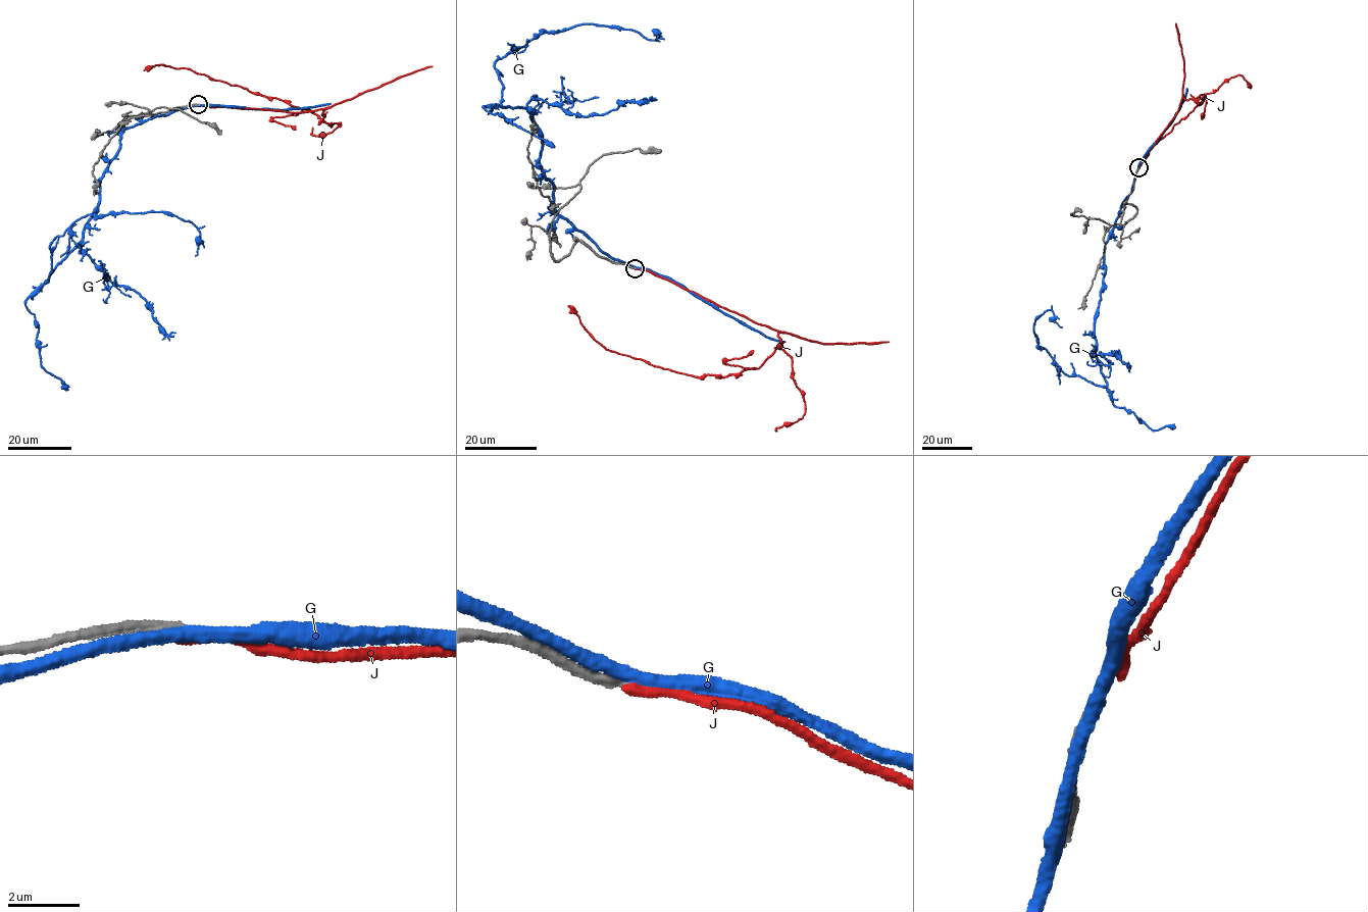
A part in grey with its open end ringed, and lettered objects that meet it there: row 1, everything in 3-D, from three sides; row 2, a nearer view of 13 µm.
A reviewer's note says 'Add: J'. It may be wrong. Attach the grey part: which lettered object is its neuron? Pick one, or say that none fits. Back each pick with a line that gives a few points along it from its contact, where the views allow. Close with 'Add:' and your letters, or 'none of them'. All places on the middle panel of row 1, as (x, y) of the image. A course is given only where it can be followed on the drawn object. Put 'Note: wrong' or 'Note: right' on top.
Note: wrong
Add: none of them

